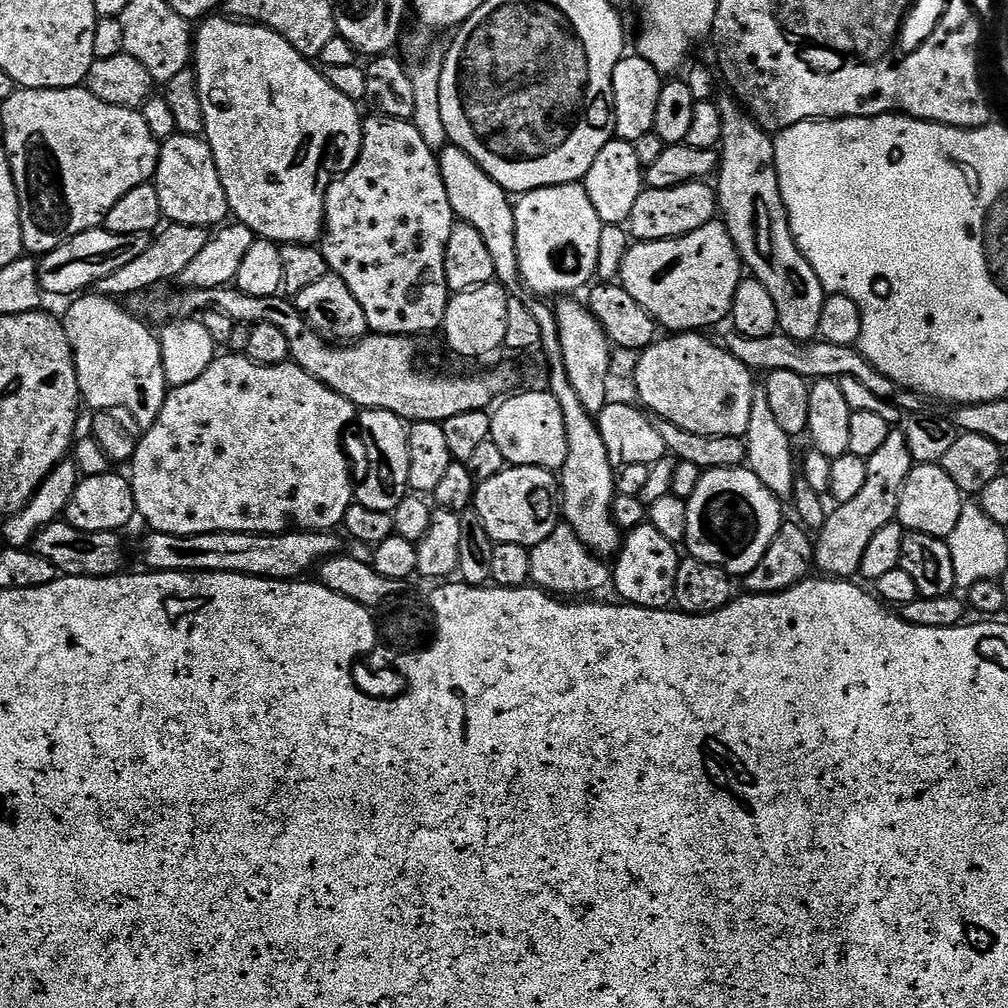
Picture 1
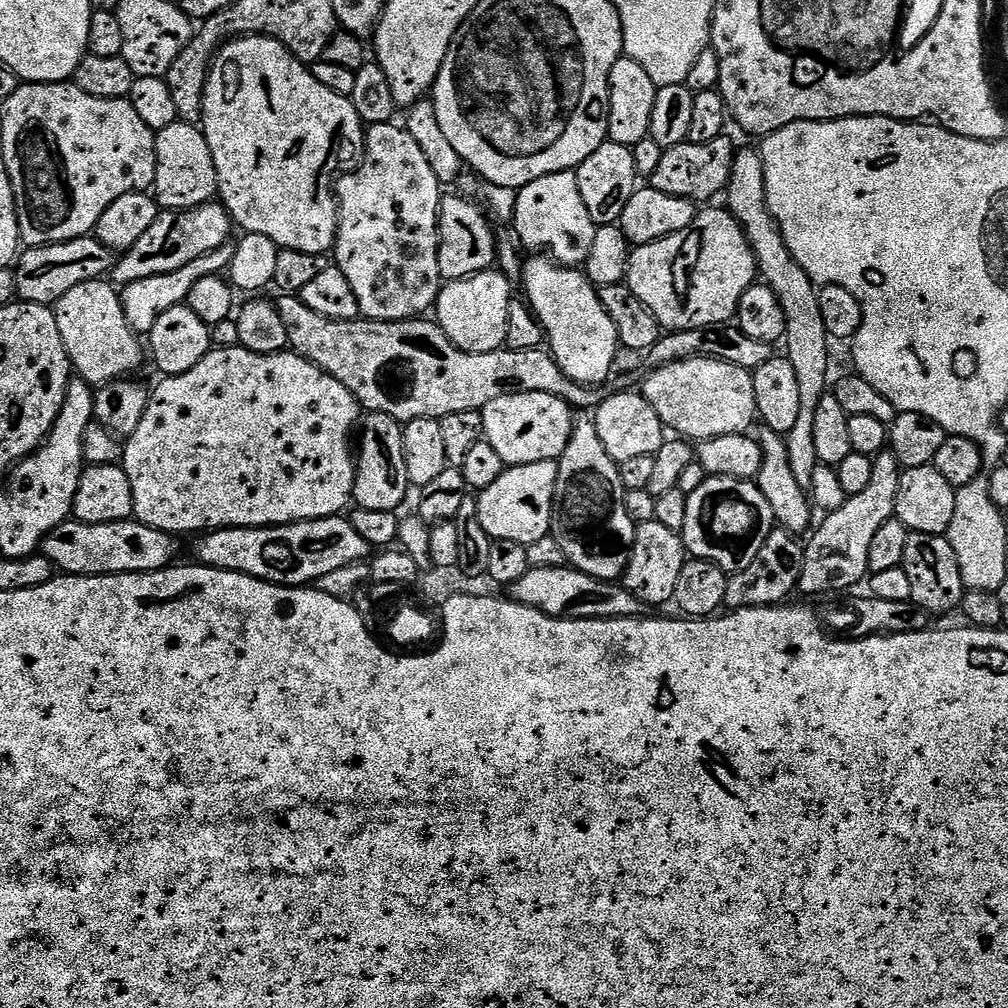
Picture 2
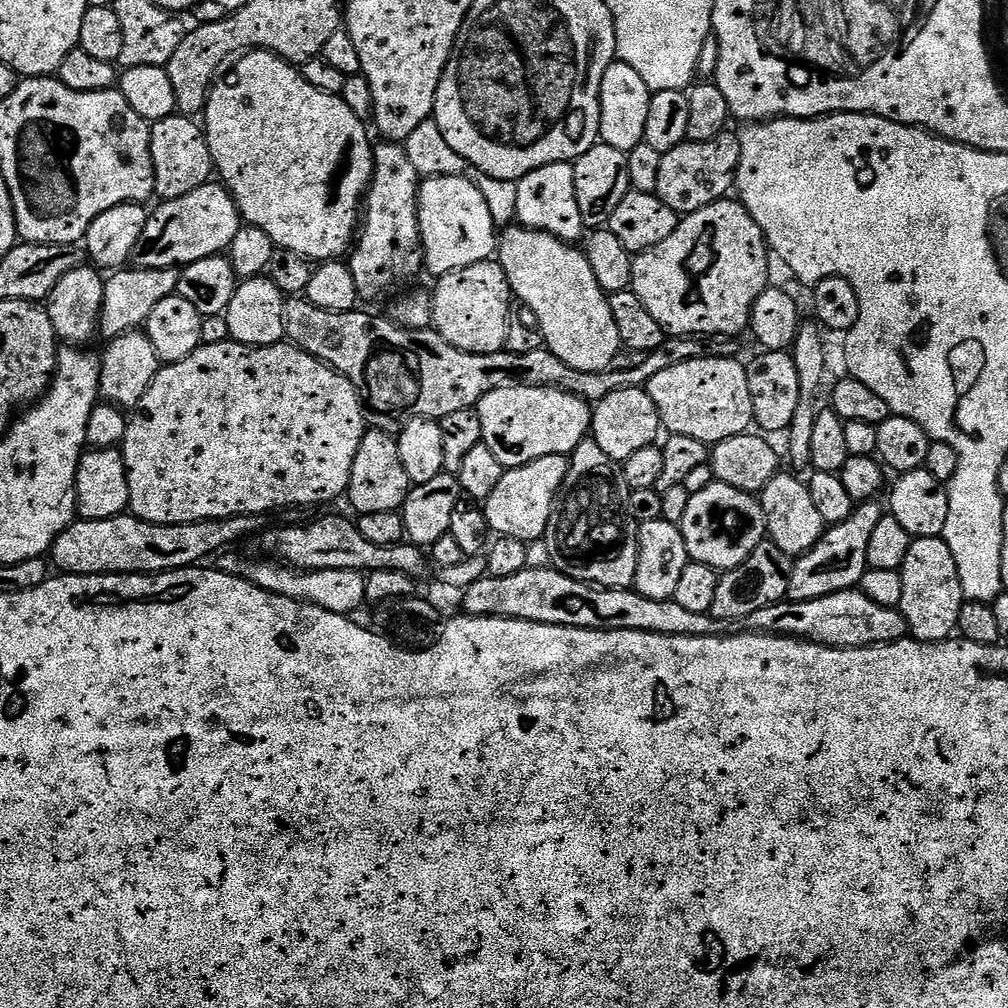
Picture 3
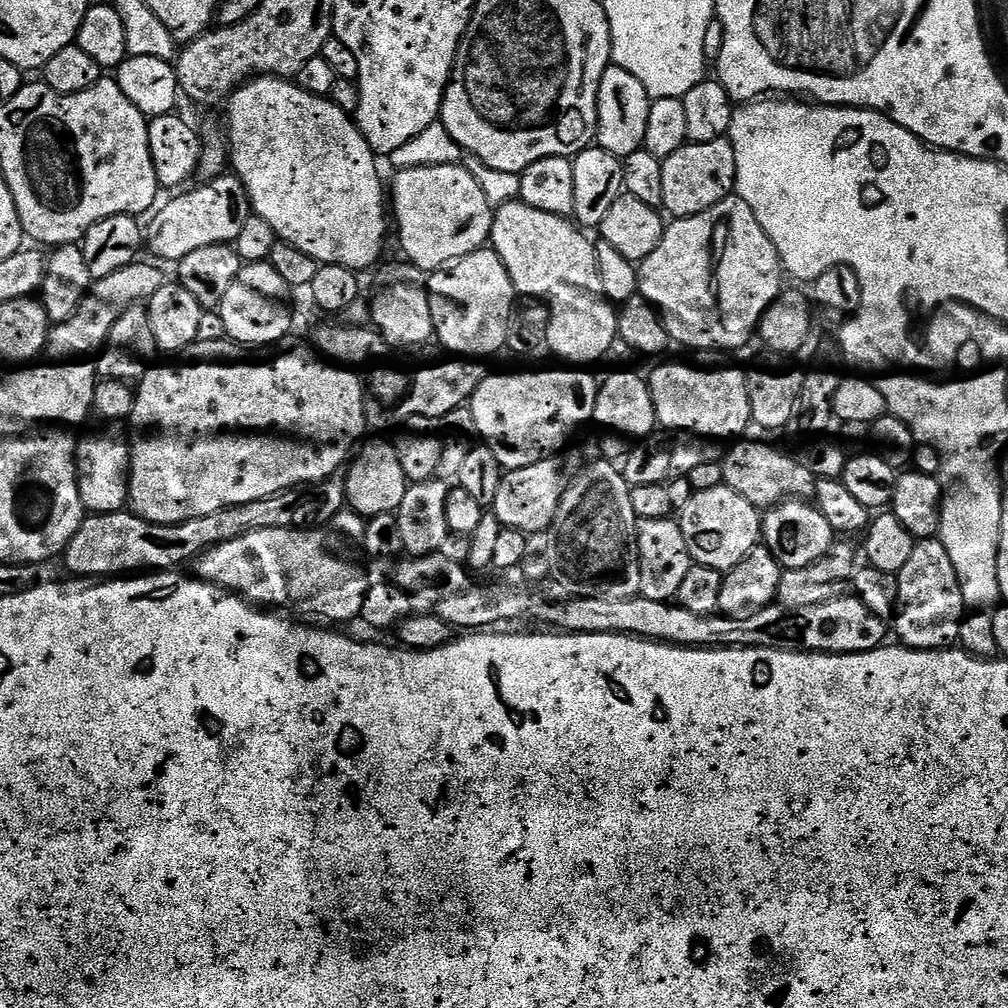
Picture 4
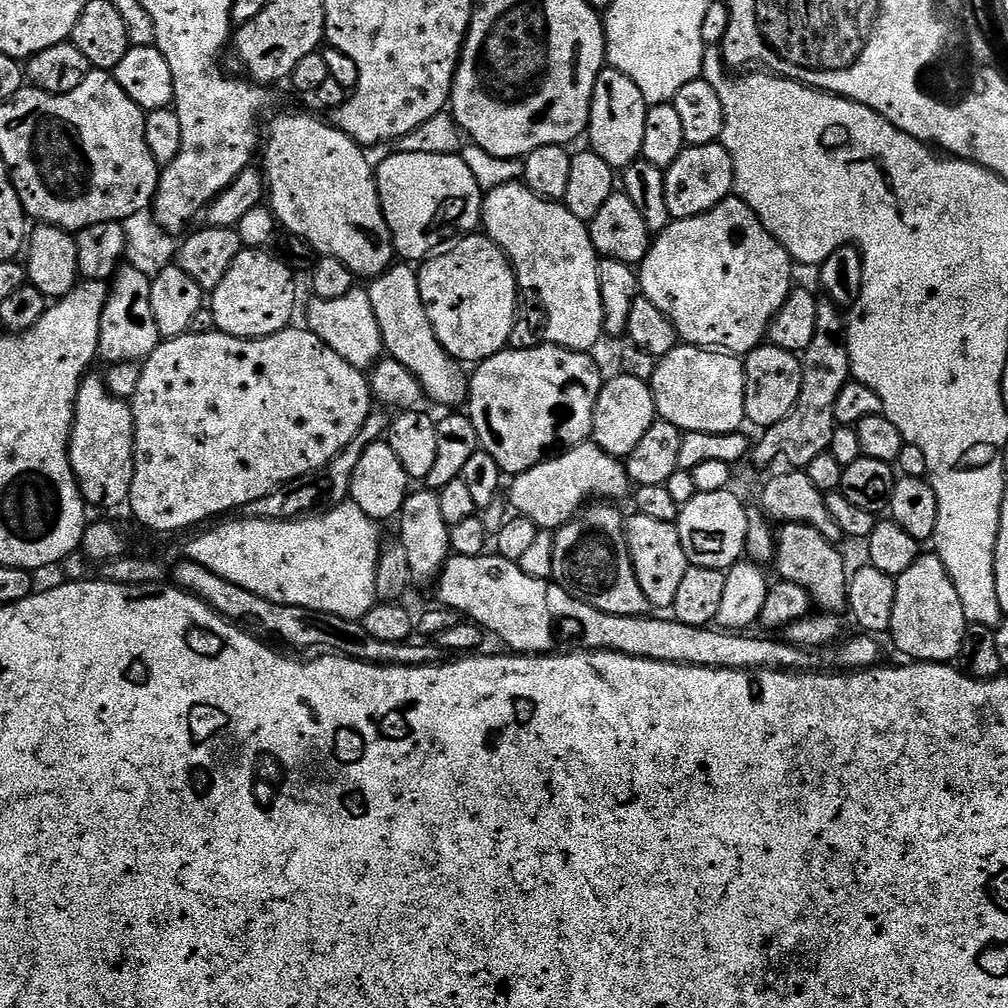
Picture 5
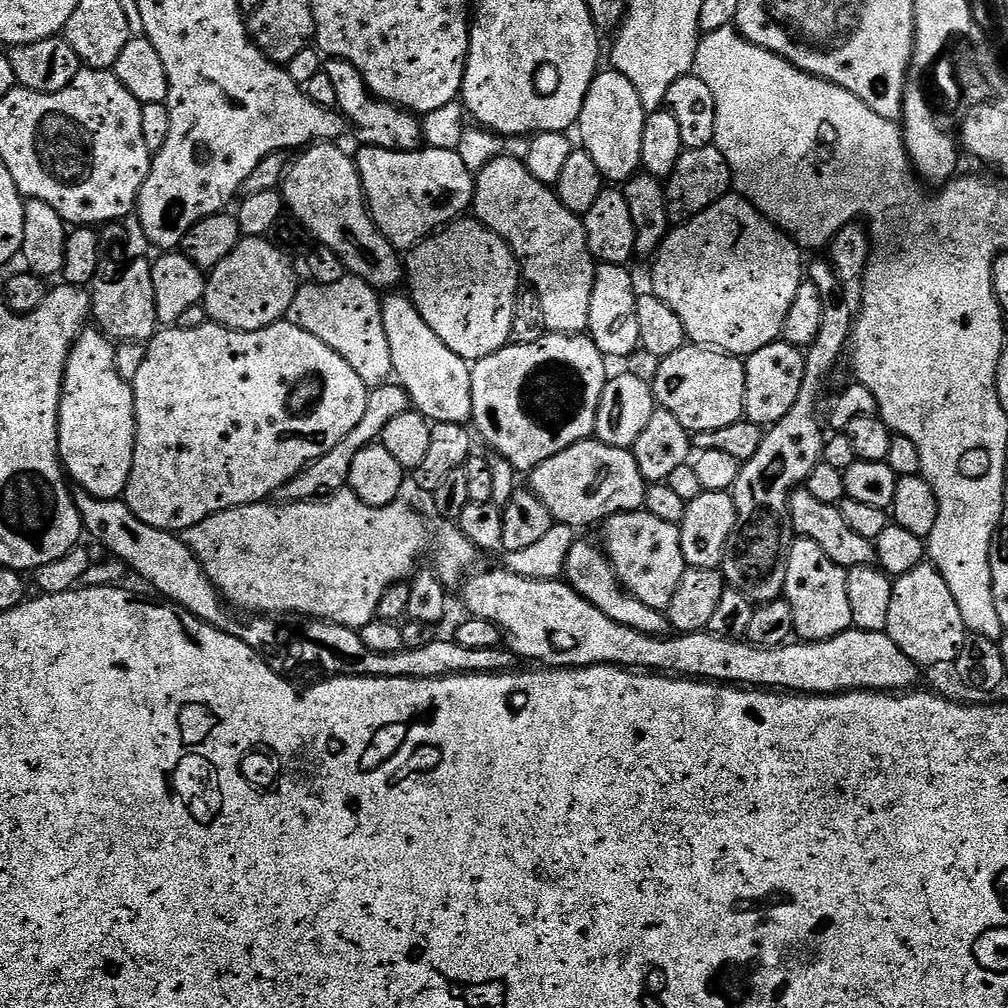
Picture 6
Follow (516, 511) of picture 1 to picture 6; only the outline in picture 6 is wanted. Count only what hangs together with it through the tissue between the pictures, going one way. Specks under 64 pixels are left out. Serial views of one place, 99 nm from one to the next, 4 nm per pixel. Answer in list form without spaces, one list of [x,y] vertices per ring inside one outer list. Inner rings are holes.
[[[589,438],[554,454],[554,458],[546,458],[530,473],[530,490],[550,510],[553,521],[565,524],[577,530],[588,528],[591,524],[599,525],[609,516],[619,512],[638,512],[644,507],[645,482],[642,470],[638,470],[638,462],[634,462],[634,454],[627,448],[606,446],[602,441]]]

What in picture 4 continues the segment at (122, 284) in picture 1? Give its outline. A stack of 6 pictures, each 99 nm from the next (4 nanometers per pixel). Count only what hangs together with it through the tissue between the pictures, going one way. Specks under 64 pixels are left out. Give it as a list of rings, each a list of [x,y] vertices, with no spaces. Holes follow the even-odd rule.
[[[235,174],[214,176],[201,188],[191,188],[173,195],[176,197],[164,205],[161,203],[151,217],[153,220],[146,224],[146,248],[157,256],[157,261],[179,262],[204,246],[235,245],[238,234],[242,234],[242,226],[246,226],[250,215],[248,195],[246,186],[242,186]]]

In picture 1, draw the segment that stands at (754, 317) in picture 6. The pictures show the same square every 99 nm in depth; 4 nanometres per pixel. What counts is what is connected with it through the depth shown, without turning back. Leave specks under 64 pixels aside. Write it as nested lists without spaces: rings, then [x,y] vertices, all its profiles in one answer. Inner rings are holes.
[[[713,222],[673,240],[645,240],[629,247],[621,264],[619,283],[642,306],[661,329],[672,334],[708,330],[711,324],[720,324],[732,315],[734,294],[742,279],[742,261],[730,238],[728,227],[722,222]]]

